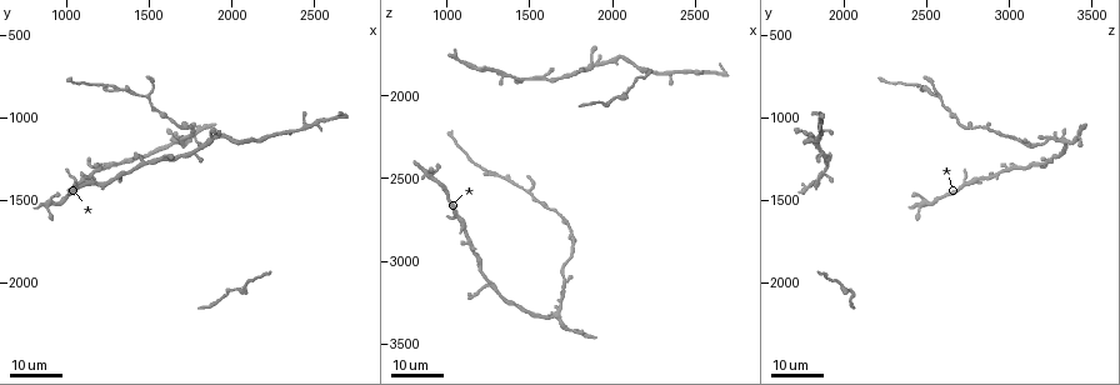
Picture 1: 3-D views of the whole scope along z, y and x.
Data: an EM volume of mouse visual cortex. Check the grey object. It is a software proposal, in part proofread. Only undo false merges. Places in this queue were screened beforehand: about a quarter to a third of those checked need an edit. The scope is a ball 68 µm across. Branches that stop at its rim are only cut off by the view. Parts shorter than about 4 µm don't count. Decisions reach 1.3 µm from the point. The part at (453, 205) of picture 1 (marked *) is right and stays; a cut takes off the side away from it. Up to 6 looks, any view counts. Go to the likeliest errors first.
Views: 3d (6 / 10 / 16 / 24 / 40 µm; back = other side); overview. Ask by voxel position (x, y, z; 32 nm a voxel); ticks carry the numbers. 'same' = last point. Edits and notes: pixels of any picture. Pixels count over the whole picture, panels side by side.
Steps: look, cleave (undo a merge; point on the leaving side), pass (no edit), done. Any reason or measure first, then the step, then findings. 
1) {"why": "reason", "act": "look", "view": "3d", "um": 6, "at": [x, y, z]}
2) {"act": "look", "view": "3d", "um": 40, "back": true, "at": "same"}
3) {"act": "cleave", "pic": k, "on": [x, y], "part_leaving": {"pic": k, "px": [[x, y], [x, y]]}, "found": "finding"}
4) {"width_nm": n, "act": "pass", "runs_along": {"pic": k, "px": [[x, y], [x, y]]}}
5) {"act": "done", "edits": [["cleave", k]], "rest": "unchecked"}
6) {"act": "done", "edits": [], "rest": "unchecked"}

{"why": "three-way junction", "act": "look", "view": "3d", "um": 24, "at": [1500, 860, 2580]}

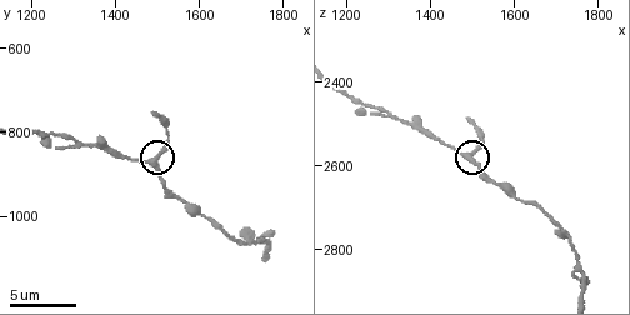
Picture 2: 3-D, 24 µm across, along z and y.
{"why": "closer look", "act": "look", "view": "3d", "um": 6, "at": [1490, 865, 2580]}

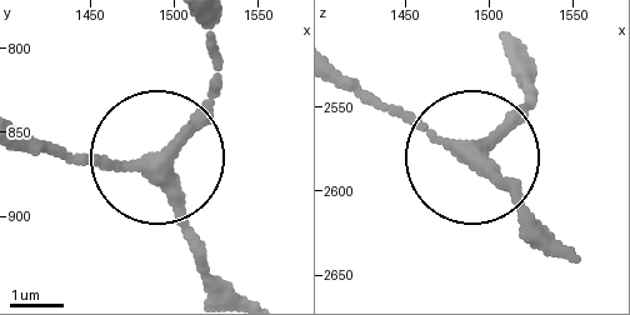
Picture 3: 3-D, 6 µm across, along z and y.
{"act": "look", "view": "3d", "um": 6, "back": true, "at": [1488, 870, 2576]}

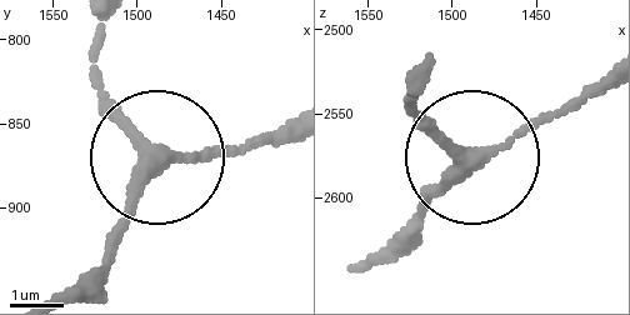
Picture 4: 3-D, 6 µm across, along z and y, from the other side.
{"width_nm": 260, "act": "pass", "runs_along": {"pic": 4, "px": [[83, 285], [114, 244], [146, 150], [101, 83], [96, 48]]}, "found": "one cell here"}

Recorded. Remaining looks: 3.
{"why": "branch point", "act": "look", "view": "3d", "um": 16, "at": [1240, 1280, 3140]}

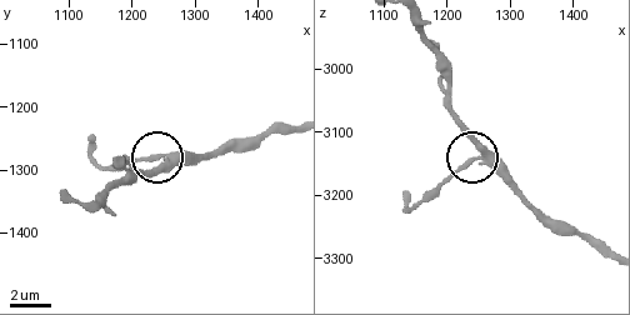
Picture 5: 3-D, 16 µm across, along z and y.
{"act": "look", "view": "3d", "um": 6, "at": "same"}

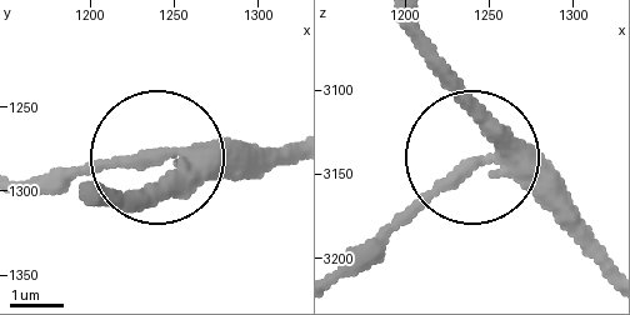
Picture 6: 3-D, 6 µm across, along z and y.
{"width_nm": 390, "act": "cleave", "pic": 6, "on": [100, 170], "part_leaving": {"pic": 6, "px": [[159, 160], [29, 179]]}, "found": "a second cell is stuck on"}

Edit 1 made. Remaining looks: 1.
{"act": "done", "edits": [["cleave", 6]], "rest": "unchecked"}

